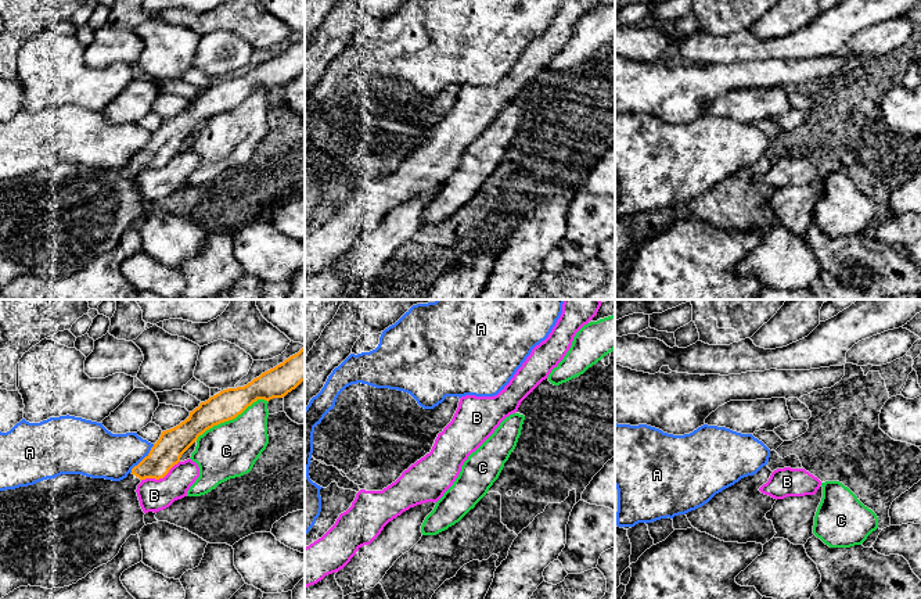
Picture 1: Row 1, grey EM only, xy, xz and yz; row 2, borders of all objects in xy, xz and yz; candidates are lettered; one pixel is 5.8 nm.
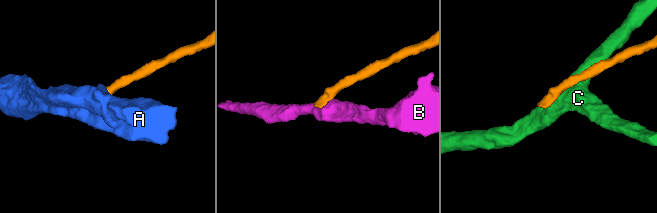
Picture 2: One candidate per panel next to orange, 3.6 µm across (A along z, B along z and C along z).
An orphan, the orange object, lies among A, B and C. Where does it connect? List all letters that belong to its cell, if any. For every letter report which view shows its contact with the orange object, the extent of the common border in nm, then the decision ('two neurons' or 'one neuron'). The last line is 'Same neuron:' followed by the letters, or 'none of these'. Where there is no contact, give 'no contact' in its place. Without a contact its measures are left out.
A: contact in xy; length 220 nm; two neurons
B: contact in xy; length 260 nm; two neurons
C: contact in xy; length 480 nm; two neurons
Same neuron: none of these

